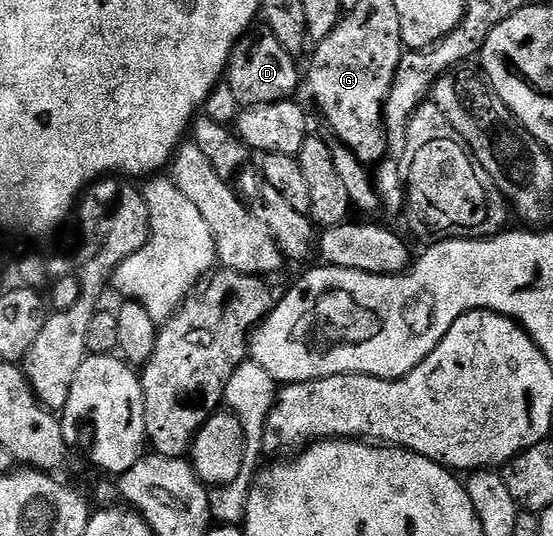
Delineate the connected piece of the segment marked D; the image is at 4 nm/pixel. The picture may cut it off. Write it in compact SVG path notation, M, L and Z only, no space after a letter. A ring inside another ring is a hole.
M251 28L232 48L224 81L231 86L239 107L285 102L295 97L298 86L300 90L300 70L298 74L298 66L294 62L297 62L295 55L289 54L270 30Z

